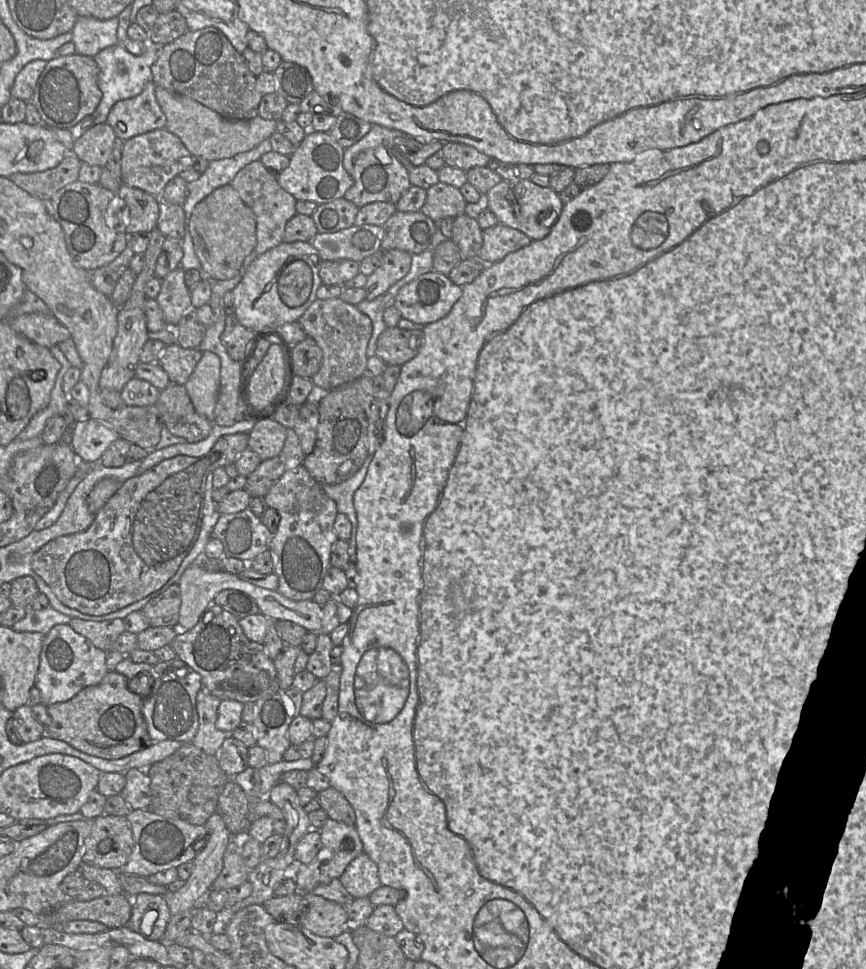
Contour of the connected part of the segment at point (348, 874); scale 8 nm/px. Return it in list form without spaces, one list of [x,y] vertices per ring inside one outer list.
[[[364,852],[349,863],[339,880],[354,898],[369,897],[382,885],[377,864]]]

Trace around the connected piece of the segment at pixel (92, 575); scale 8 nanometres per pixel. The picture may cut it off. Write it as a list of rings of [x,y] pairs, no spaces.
[[[247,433],[225,435],[202,457],[178,455],[161,461],[141,475],[127,479],[94,515],[88,529],[57,537],[36,551],[31,559],[32,569],[63,605],[88,615],[108,614],[147,597],[176,574],[199,537],[204,516],[207,475],[218,467],[235,463],[248,448],[248,440]]]

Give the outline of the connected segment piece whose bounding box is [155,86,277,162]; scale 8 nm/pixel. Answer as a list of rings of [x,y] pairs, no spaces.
[[[156,86],[155,96],[166,116],[165,128],[182,141],[192,156],[209,162],[250,151],[277,131],[275,120],[263,119],[259,115],[252,119],[226,119],[198,101],[160,86]]]

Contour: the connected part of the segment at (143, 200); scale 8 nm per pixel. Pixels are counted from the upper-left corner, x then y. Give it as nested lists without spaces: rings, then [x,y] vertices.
[[[121,184],[114,200],[121,199],[124,215],[128,214],[126,227],[128,235],[139,232],[152,232],[157,229],[160,198],[145,191]]]

